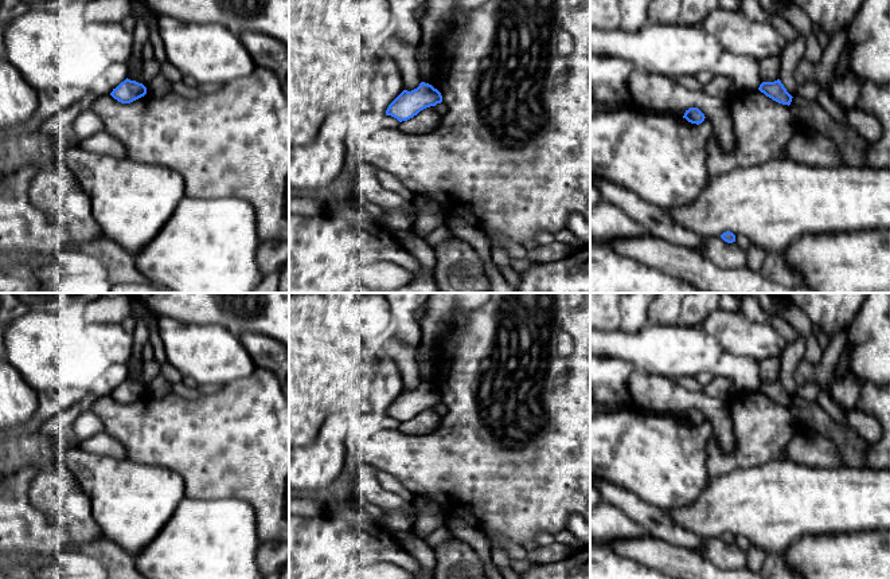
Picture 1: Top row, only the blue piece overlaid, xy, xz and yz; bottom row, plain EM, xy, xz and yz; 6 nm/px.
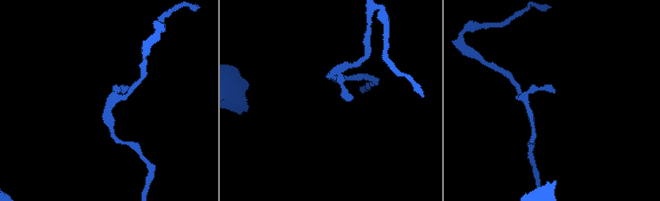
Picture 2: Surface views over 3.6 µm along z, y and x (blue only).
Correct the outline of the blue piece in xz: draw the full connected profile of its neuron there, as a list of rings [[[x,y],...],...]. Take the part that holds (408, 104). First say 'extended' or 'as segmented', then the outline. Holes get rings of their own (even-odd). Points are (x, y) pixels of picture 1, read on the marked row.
as segmented; [[[421,82],[411,91],[403,90],[387,107],[386,116],[397,118],[399,122],[407,121],[421,110],[442,102],[441,93],[432,85]]]

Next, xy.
as segmented; [[[125,79],[121,82],[110,95],[121,103],[130,103],[147,94],[147,87],[136,81]]]

